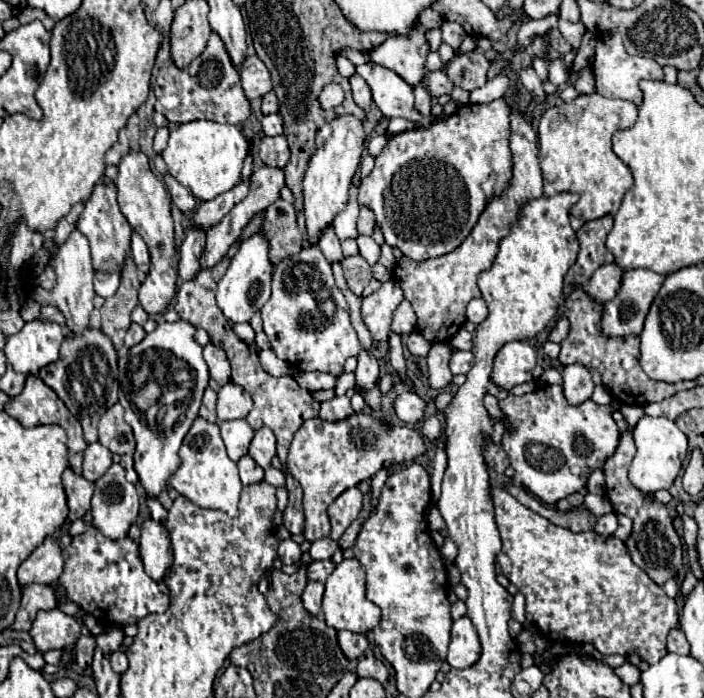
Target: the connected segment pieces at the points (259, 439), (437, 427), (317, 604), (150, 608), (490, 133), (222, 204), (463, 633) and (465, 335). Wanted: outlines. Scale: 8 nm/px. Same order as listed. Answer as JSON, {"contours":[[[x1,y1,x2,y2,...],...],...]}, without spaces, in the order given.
{"contours":[[[261,427,259,431,255,431,255,437,249,447,249,455,263,469,267,469,271,465,271,459,275,457,275,435,271,429]],[[435,415,425,417,423,427,421,427,421,433,423,433,429,441,435,441,435,439,441,435,441,421,439,421]],[[309,581,303,595,301,595,301,601,303,601,303,607,311,613,311,615,319,615,321,613,321,599,323,599,323,583,317,583,317,581]],[[95,527,87,529,85,533,77,535,71,539,69,547,63,553,65,557,65,571,63,575,57,579,65,589,67,595,87,613,91,613,103,627,105,625,131,625,141,621,145,615,155,613,155,611,165,611,169,607,169,589,165,583,155,583,143,569,141,557,139,557,139,547,135,541,131,541,129,537,119,539,119,541,111,541,105,539]],[[503,97,485,105,469,103,461,105,445,119,431,121,429,127,415,127,387,141,385,149,375,159,371,175,359,183,359,205,367,205,375,213,377,225,391,247,399,247,401,253,413,261,425,261,431,257,441,257,463,243,485,205,509,187,513,167,509,149,511,111,513,107]],[[241,181,239,185,235,185,231,191,217,195,211,201,203,201,199,205,199,209,195,211,193,217,193,225,197,227,213,227,215,223,219,223,239,201,243,201,249,193,249,181]],[[467,615,459,617,451,625,451,643,447,653,447,663,451,667,471,667,481,653,481,643,477,631]],[[461,329,461,331,451,339,451,345,453,345,455,349,469,351,469,349,473,347,473,343,471,343,471,333,469,333,467,329]]]}

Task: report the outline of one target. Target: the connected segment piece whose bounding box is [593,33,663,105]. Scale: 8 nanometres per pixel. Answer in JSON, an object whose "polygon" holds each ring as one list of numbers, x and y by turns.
{"polygon":[[619,33,599,37,595,59,593,59,593,73,595,73,595,83,597,83,597,93,599,95,611,97,611,99,627,99,635,105,639,105,641,99,643,99,643,93,637,87,637,83,641,79,663,79,661,65,657,65,653,59,627,55]]}

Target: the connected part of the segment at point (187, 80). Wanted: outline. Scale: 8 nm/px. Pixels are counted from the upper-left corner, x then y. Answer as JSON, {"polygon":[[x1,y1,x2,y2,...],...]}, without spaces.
{"polygon":[[217,33,209,37,205,51,187,69,177,69,175,65,161,67,155,81,155,95,155,111,163,113,171,123,213,119,217,123,239,125,251,115,249,99,241,89,239,71,233,67,233,61,225,51,225,43,221,43,221,37]]}

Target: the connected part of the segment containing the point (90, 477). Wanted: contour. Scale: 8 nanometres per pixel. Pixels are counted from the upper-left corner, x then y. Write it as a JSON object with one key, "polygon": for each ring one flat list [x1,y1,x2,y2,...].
{"polygon":[[91,443,83,455,83,477,87,481,97,481,111,467,111,451,101,443]]}

